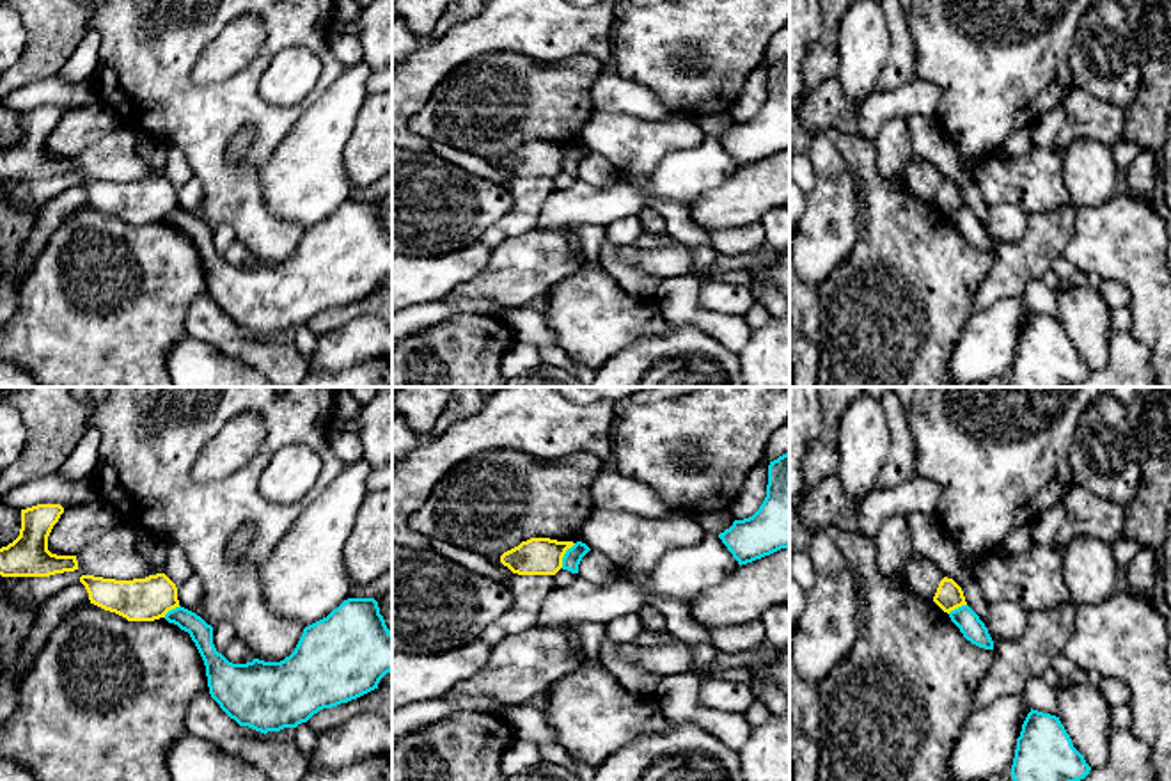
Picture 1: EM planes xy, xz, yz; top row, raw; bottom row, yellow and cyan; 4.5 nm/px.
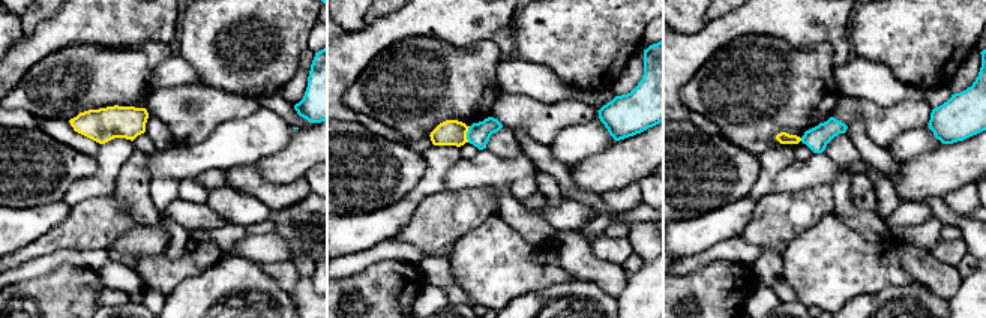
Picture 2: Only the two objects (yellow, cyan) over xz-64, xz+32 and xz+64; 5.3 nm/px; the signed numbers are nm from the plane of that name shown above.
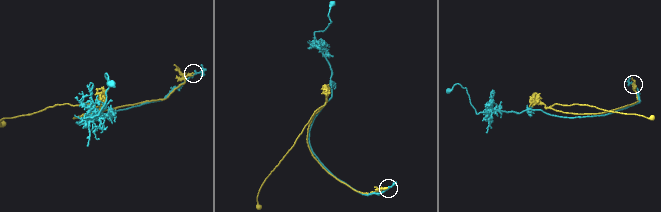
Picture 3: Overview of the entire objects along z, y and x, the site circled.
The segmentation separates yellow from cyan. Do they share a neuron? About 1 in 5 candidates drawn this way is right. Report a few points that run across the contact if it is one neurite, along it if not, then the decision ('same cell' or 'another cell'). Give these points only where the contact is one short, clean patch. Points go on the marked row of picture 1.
line xz (575, 544), (566, 551), (561, 567); another cell

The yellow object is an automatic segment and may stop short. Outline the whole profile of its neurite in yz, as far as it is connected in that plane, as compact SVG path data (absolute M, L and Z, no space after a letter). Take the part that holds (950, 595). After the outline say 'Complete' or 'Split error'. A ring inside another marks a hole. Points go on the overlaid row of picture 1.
M947 577L940 580L933 602L947 614L962 605L967 605L962 588Z. Complete

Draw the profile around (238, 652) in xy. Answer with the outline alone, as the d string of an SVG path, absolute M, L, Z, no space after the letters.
M238 637L224 650L222 655L232 664L247 664L255 659L248 644Z

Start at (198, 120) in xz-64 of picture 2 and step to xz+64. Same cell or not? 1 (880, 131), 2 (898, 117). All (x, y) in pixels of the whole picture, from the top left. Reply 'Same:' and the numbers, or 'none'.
Same: 1, 2

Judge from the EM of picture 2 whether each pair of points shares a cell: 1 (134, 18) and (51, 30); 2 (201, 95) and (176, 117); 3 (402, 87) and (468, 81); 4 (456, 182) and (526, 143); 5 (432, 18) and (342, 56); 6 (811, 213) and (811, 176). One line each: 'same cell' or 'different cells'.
1: same cell
2: same cell
3: same cell
4: different cells
5: same cell
6: different cells

